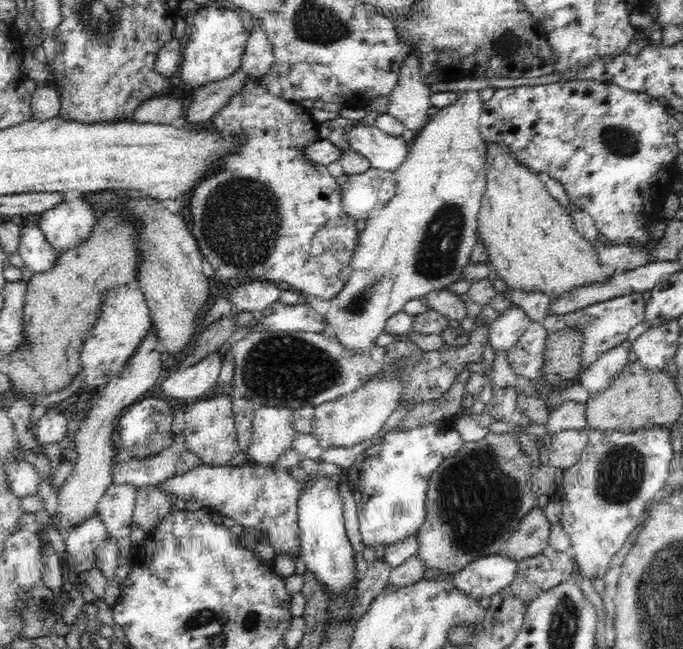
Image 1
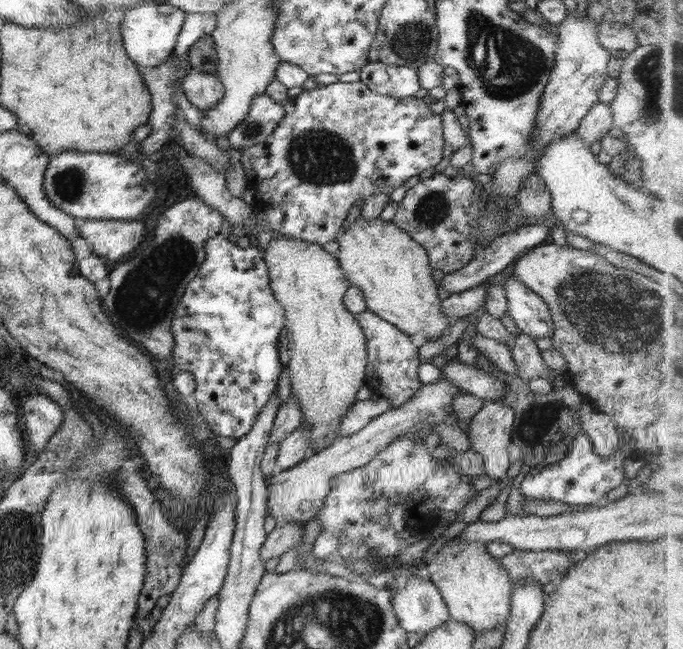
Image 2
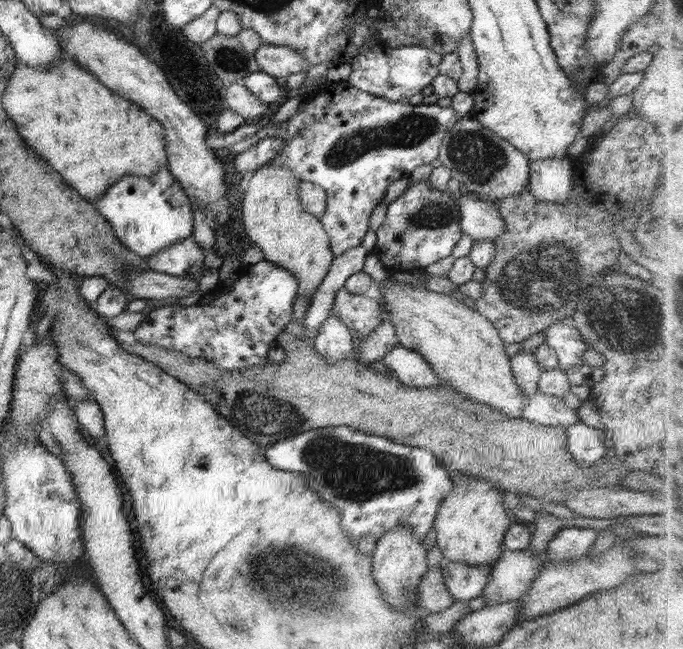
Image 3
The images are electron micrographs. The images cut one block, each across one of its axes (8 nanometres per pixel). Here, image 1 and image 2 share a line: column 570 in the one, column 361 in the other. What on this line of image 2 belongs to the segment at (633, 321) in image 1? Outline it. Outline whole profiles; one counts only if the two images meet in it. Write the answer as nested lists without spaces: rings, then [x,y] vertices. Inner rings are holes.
[[[366,309],[364,312],[356,315],[359,325],[362,327],[363,333],[366,337],[367,350],[367,365],[366,365],[366,379],[365,385],[372,390],[373,393],[378,393],[386,397],[391,402],[391,408],[403,406],[412,398],[413,394],[422,386],[418,375],[421,360],[418,359],[418,347],[410,341],[410,336],[398,330],[391,322],[386,322],[371,310]]]

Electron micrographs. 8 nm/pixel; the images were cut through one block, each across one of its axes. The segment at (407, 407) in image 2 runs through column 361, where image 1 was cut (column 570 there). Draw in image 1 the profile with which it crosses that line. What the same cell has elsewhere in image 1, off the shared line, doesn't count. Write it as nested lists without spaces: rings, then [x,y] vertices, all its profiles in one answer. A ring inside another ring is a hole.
[[[562,430],[562,432],[556,432],[551,436],[552,442],[548,447],[549,450],[549,463],[554,468],[564,469],[574,466],[575,462],[578,462],[580,454],[587,445],[589,436],[587,430]]]

